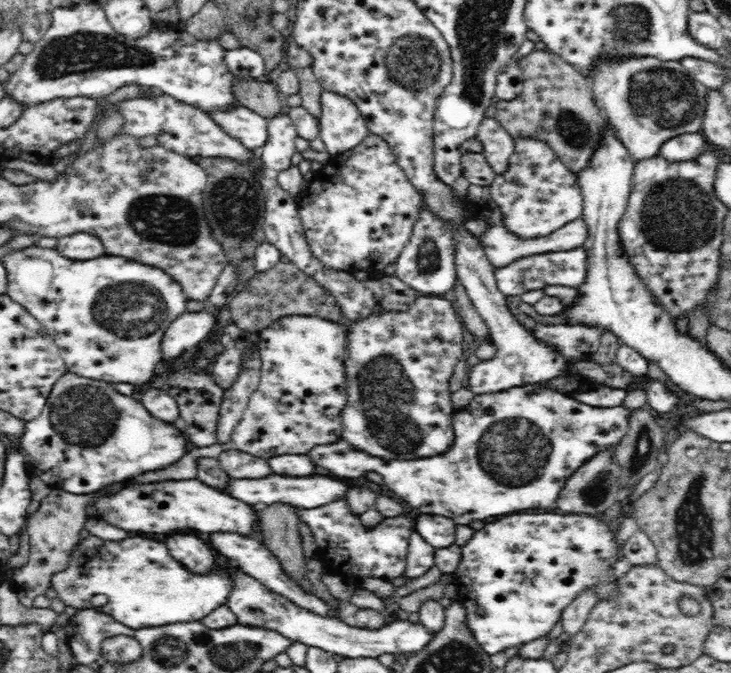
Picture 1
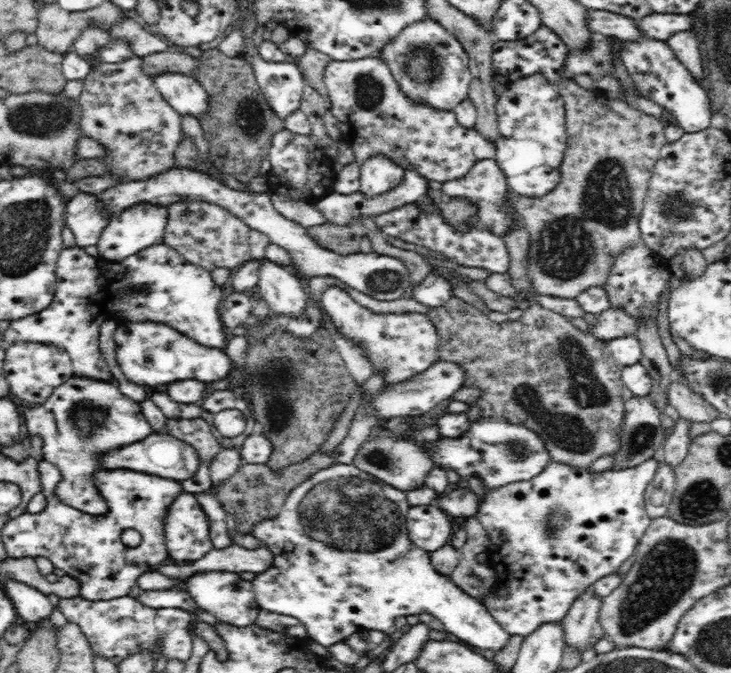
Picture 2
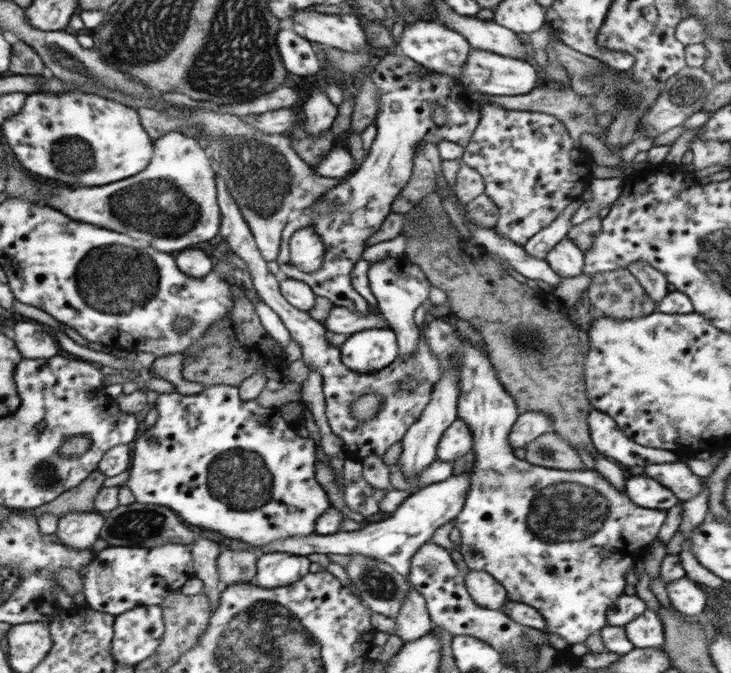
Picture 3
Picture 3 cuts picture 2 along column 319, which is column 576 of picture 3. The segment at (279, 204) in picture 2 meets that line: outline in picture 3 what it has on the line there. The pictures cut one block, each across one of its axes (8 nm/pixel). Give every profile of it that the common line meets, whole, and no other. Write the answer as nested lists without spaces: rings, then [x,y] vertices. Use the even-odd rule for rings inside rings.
[[[625,177],[592,180],[587,188],[592,192],[593,199],[582,202],[574,215],[572,215],[572,225],[582,224],[585,220],[598,215],[602,208],[611,206],[620,196],[624,180]]]

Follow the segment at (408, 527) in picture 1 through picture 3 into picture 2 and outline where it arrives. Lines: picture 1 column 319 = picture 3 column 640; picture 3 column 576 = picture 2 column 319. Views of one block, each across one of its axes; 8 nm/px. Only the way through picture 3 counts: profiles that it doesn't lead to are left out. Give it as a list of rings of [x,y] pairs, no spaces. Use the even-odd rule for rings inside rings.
[[[334,464],[329,468],[324,468],[312,474],[311,478],[308,478],[305,482],[302,482],[299,486],[296,486],[288,496],[284,506],[281,506],[281,512],[278,517],[261,521],[257,526],[253,527],[252,535],[262,542],[265,542],[267,548],[274,553],[273,564],[270,568],[266,569],[260,574],[256,574],[253,578],[253,590],[256,594],[256,601],[261,609],[268,610],[268,612],[275,612],[276,615],[288,615],[298,619],[307,630],[308,637],[317,641],[322,646],[332,646],[333,644],[343,642],[345,638],[353,635],[358,631],[380,631],[386,634],[394,633],[397,628],[394,626],[394,620],[398,616],[408,616],[409,614],[432,614],[444,624],[445,631],[452,637],[463,644],[466,644],[470,648],[477,651],[483,650],[502,650],[508,640],[510,640],[511,634],[506,632],[500,623],[494,616],[490,614],[490,611],[486,609],[486,605],[482,604],[476,598],[464,593],[449,576],[444,576],[433,567],[431,558],[428,552],[422,550],[419,546],[414,546],[414,543],[407,535],[407,511],[411,507],[406,499],[407,492],[398,491],[396,488],[390,488],[388,484],[384,482],[378,482],[374,476],[358,470],[356,466],[351,464]]]

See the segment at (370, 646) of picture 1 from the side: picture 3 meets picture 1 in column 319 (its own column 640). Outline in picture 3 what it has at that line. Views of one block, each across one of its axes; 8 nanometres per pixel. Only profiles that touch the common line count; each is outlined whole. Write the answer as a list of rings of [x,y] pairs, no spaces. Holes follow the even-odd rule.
[[[646,609],[624,627],[628,640],[633,642],[637,649],[652,649],[665,644],[664,626],[656,611]]]

